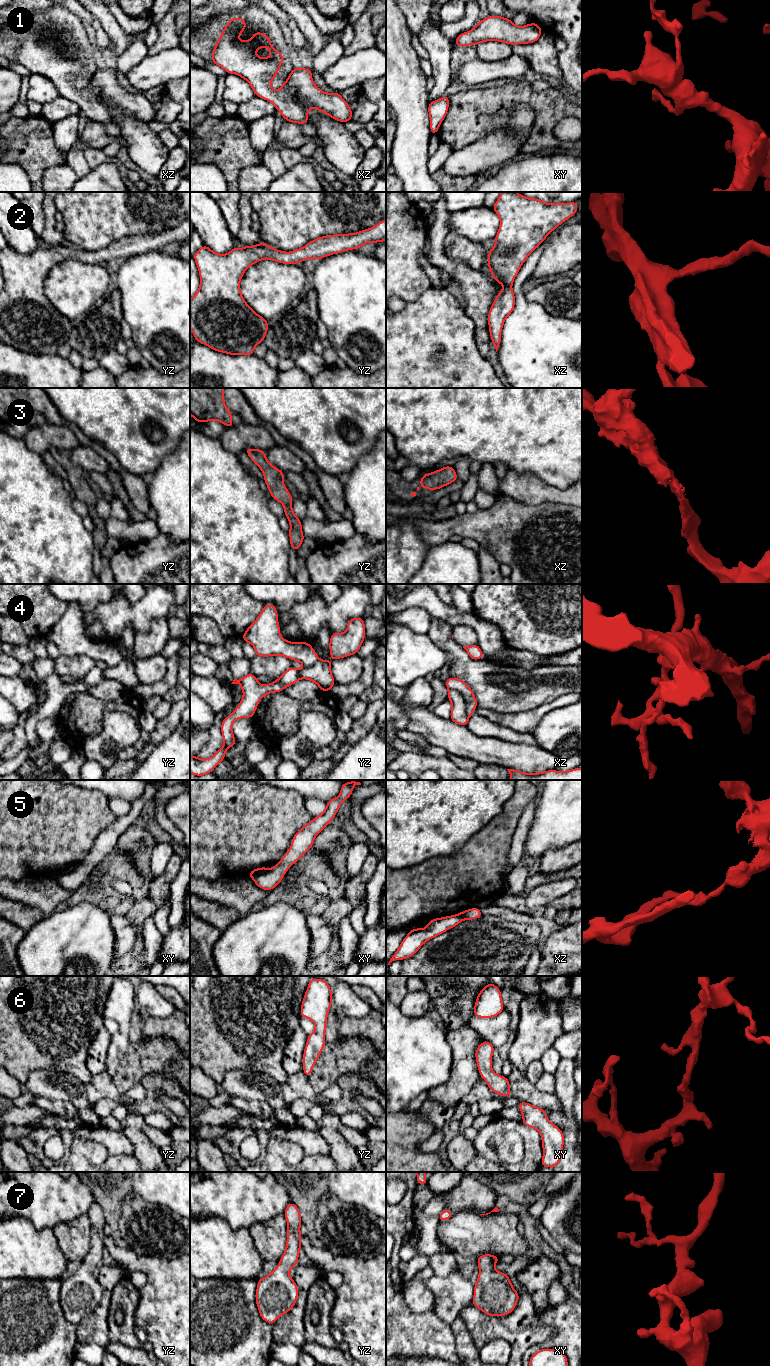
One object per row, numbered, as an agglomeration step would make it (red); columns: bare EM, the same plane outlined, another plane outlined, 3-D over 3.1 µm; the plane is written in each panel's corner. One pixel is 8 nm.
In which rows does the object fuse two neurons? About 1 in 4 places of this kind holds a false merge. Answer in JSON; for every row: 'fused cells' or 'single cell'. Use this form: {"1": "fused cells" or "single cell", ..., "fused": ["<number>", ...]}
{"1": "single cell", "2": "single cell", "3": "single cell", "4": "fused cells", "5": "fused cells", "6": "single cell", "7": "single cell", "fused": ["4", "5"]}

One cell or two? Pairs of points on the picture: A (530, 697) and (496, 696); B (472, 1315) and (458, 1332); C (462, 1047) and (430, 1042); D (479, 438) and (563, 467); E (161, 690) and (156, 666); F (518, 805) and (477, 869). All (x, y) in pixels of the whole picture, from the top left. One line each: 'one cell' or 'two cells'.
A: one cell
B: two cells
C: two cells
D: one cell
E: two cells
F: one cell

